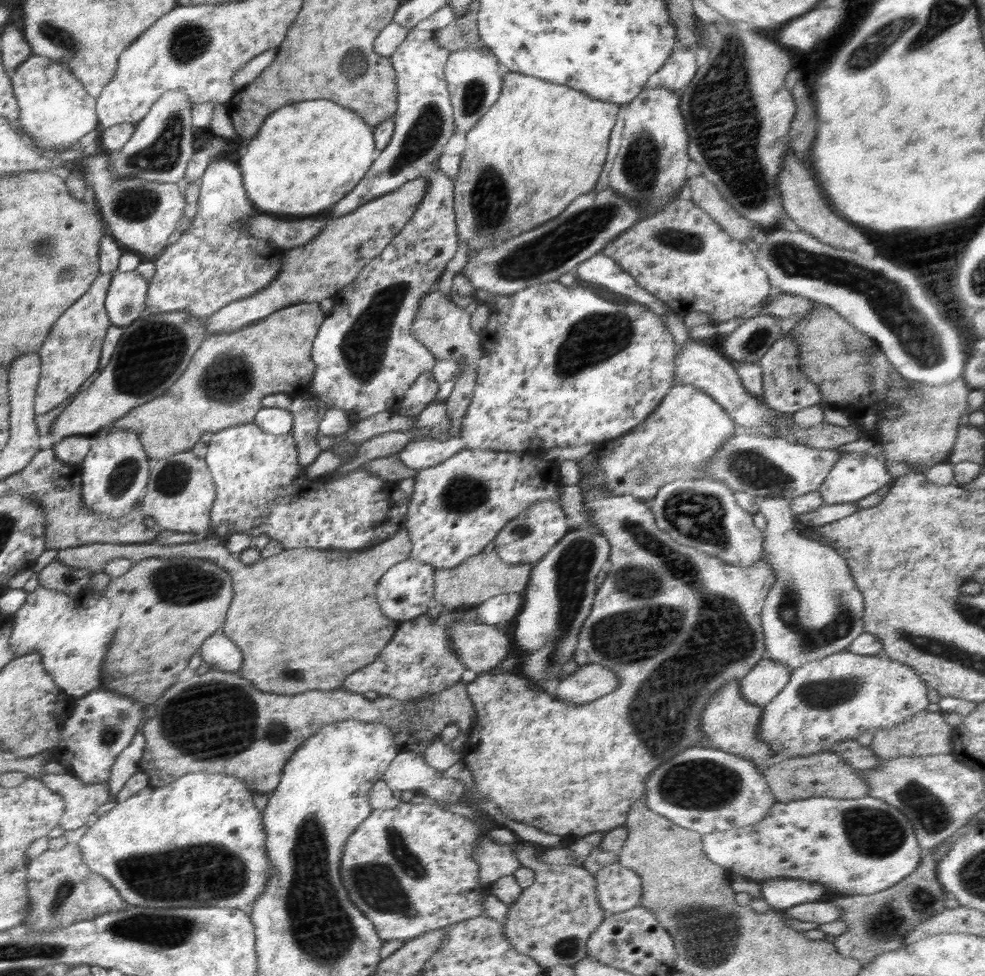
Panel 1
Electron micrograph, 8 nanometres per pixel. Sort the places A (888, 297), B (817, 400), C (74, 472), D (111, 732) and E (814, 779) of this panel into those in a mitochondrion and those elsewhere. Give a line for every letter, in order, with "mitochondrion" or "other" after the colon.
A: mitochondrion
B: other
C: other
D: mitochondrion
E: other

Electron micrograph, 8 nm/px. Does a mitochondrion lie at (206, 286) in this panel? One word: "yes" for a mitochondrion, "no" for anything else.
no

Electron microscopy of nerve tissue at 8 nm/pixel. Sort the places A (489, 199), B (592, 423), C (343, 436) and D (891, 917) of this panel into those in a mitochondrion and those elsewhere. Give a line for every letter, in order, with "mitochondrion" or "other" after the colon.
A: mitochondrion
B: other
C: other
D: mitochondrion

